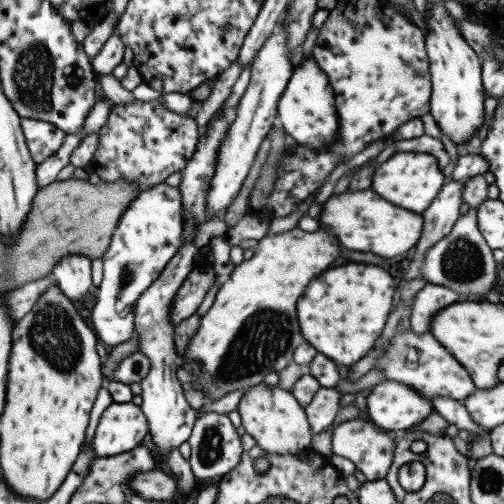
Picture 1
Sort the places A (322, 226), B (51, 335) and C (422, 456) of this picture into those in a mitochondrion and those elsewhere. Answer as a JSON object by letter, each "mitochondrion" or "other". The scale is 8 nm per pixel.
{"A":"other","B":"mitochondrion","C":"other"}

